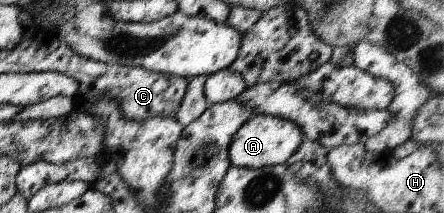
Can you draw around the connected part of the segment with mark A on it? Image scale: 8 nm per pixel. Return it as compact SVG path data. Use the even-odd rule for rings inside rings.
M252 115L252 118L246 120L236 130L236 134L228 144L228 161L233 166L248 169L285 164L304 138L300 128L290 120L273 115Z

